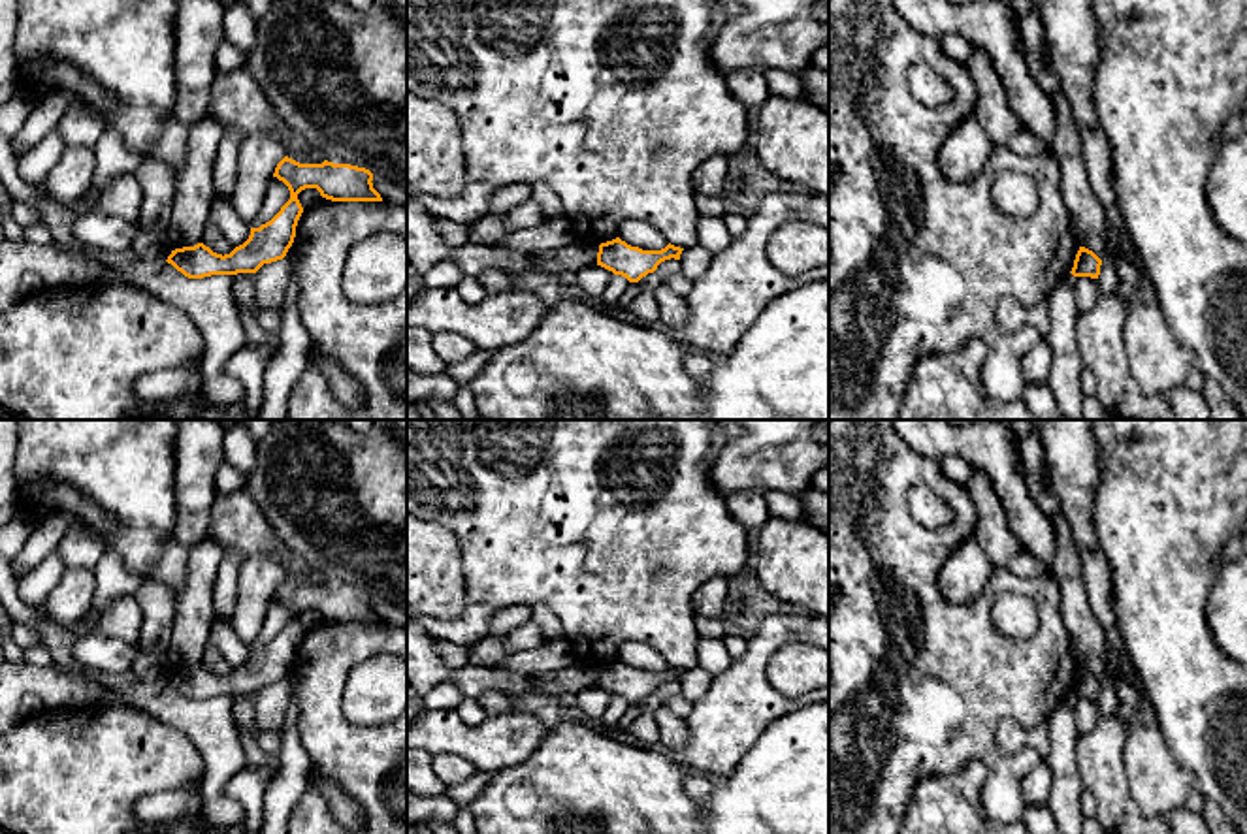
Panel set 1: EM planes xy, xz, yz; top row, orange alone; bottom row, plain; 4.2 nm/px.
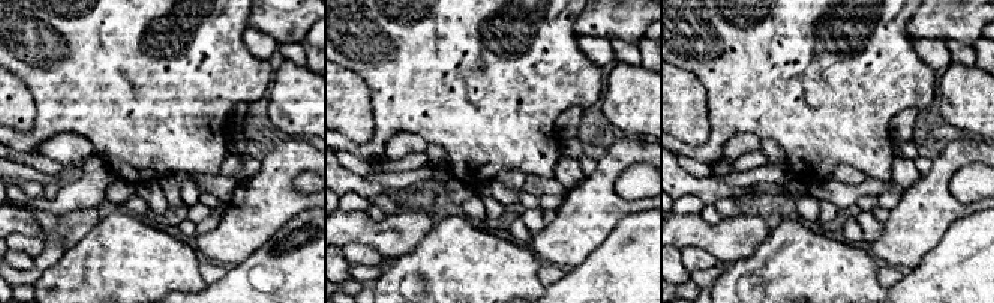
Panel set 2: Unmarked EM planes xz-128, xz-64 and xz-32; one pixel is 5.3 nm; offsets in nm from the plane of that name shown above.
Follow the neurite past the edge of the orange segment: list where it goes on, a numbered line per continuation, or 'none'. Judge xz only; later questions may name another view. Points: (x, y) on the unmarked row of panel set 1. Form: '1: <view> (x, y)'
none

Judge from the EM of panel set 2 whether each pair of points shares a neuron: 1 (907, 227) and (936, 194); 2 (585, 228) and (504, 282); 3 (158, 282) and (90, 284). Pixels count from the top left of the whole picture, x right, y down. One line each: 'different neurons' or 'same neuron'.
1: same neuron
2: different neurons
3: same neuron

